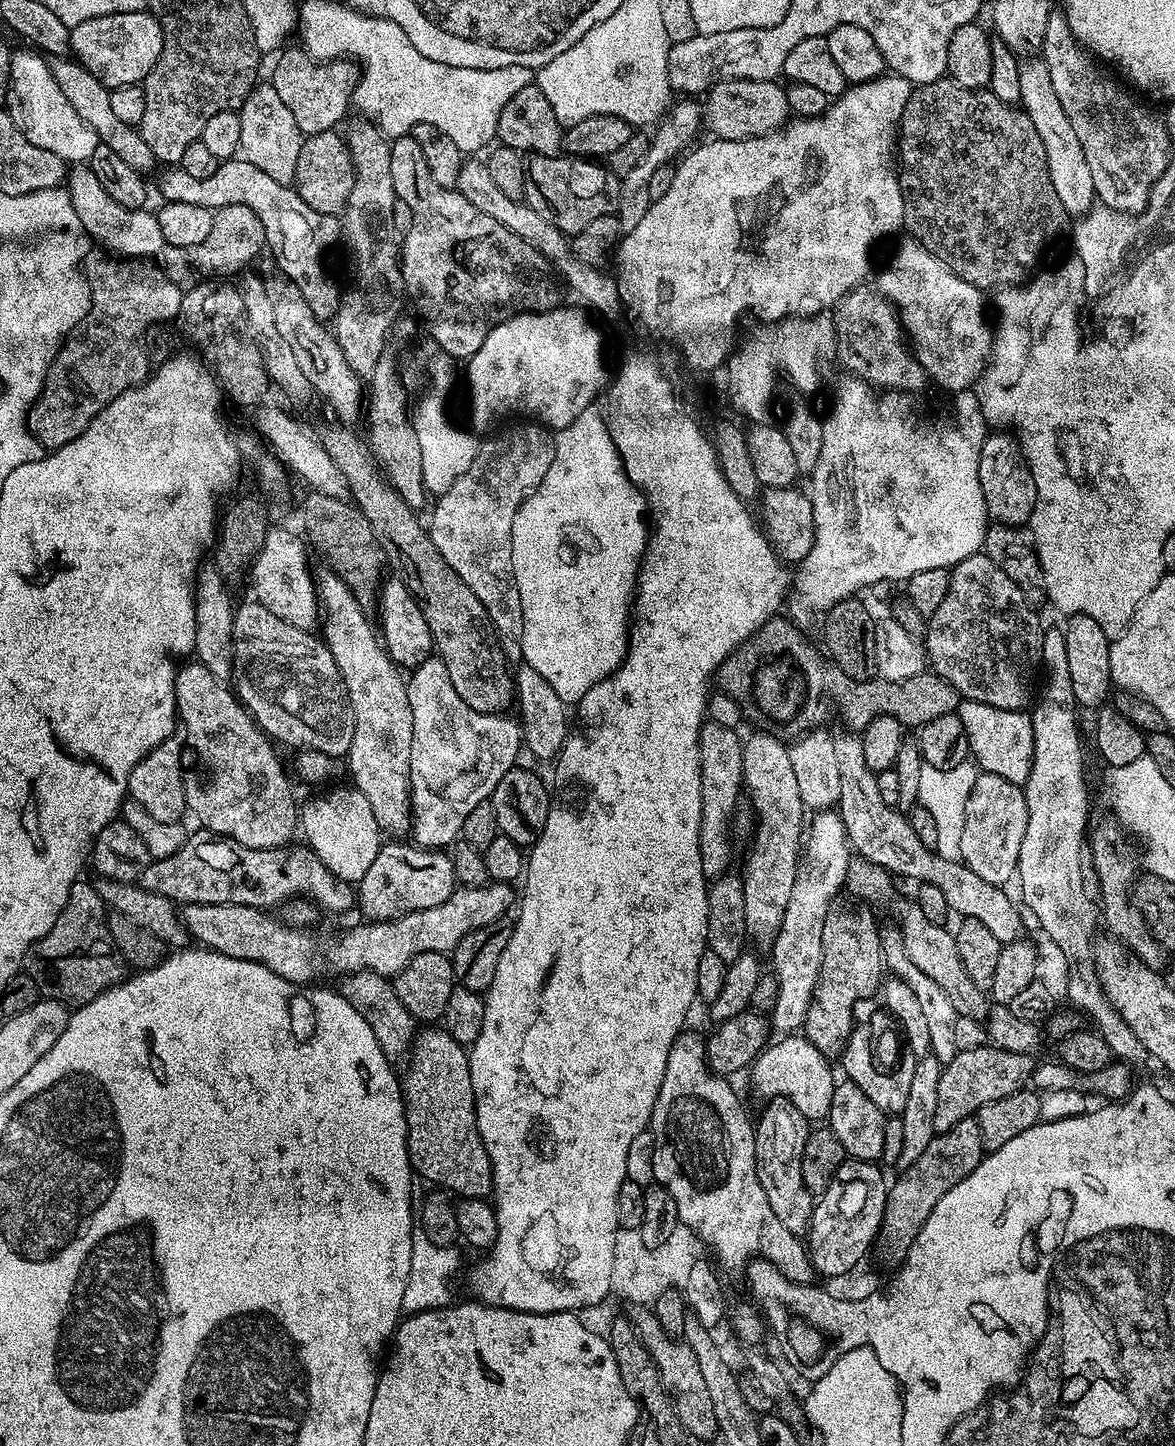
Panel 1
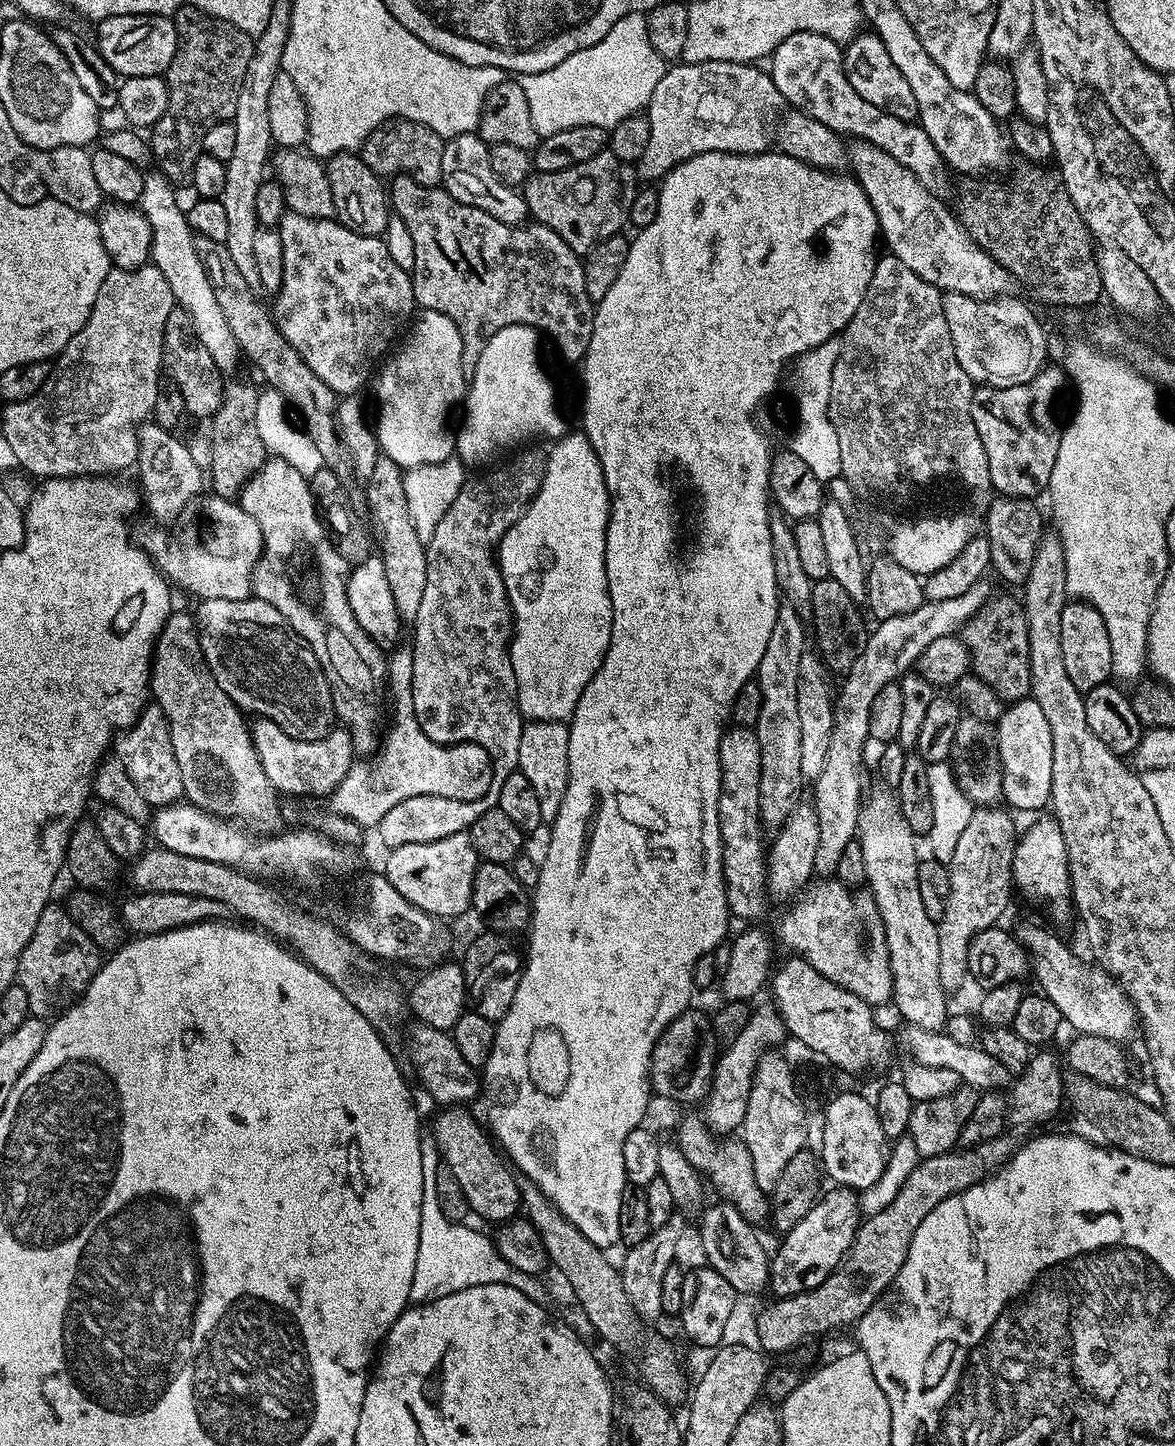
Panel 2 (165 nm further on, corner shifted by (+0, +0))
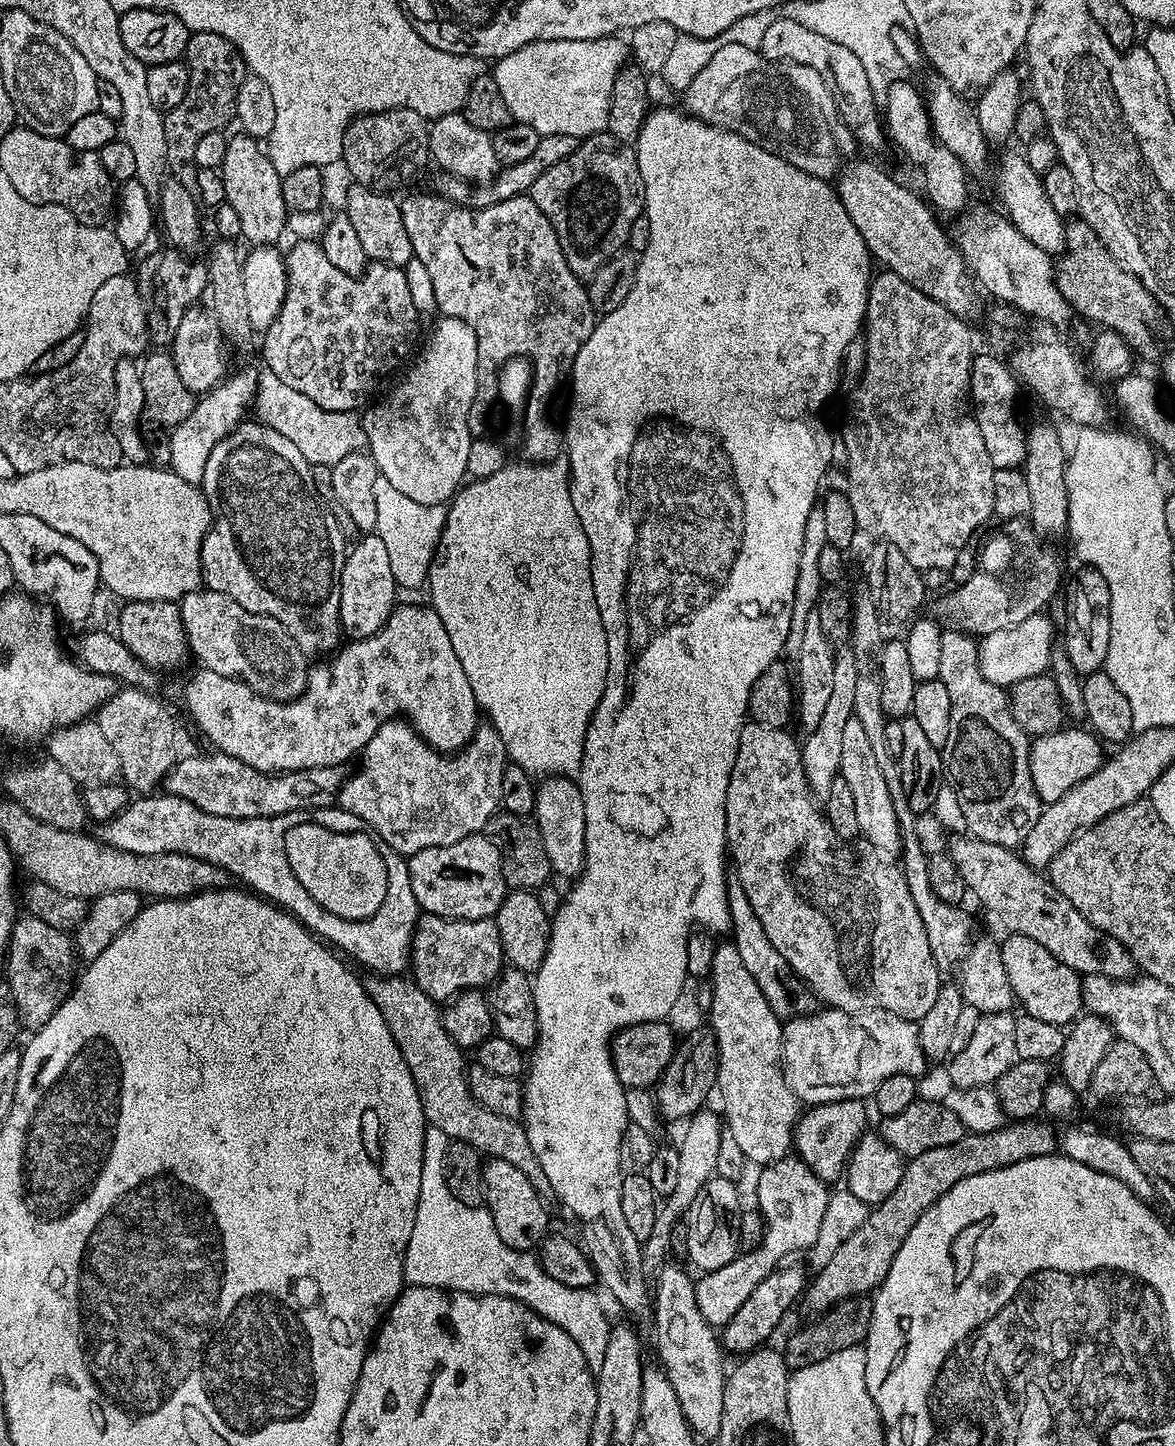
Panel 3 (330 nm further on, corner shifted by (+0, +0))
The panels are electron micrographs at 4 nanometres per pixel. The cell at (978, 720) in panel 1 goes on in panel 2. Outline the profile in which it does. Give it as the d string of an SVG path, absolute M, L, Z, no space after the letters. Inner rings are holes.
M1031 698L1009 703L999 720L995 721L994 731L1002 766L1003 803L1017 813L1047 809L1052 799L1054 738L1042 706Z

